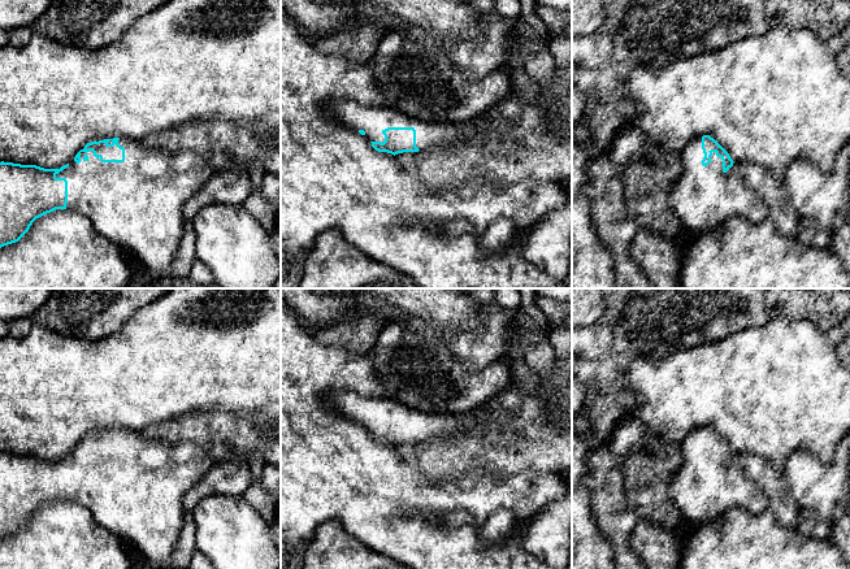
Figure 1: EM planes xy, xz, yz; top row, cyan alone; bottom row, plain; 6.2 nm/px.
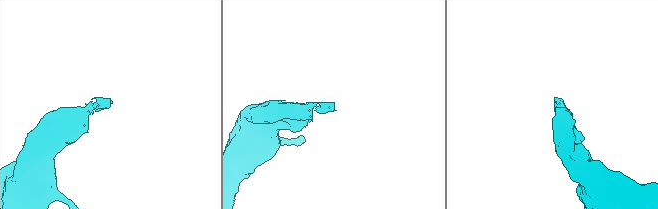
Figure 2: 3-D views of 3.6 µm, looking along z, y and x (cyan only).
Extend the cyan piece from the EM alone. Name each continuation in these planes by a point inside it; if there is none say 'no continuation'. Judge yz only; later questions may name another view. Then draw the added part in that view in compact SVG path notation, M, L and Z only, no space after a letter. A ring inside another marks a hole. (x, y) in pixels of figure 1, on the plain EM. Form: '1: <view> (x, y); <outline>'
1: yz (703, 489); M702 427L681 443L682 462L671 479L669 495L682 518L701 525L734 508L754 516L768 508L767 494L743 473L736 457L724 464L716 443L707 457L702 456L703 448Z

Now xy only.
1: xy (138, 495); M122 429L118 435L125 439L123 453L101 453L92 442L81 443L79 455L73 451L66 460L56 465L56 469L68 472L66 499L86 507L101 527L135 550L139 559L156 566L172 566L173 551L183 526L183 498L218 461L203 447L191 442L173 444L159 439L144 439L136 431Z

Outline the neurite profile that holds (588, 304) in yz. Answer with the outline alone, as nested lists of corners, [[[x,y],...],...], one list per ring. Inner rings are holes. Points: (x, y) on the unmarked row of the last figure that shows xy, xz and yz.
[[[572,288],[572,329],[591,326],[606,310],[602,288]]]

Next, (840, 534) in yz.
[[[842,513],[836,520],[828,537],[841,552],[845,561],[850,565],[850,514]]]

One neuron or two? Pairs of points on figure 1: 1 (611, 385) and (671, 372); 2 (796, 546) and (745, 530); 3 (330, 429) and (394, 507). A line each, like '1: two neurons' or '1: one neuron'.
1: two neurons
2: one neuron
3: one neuron

